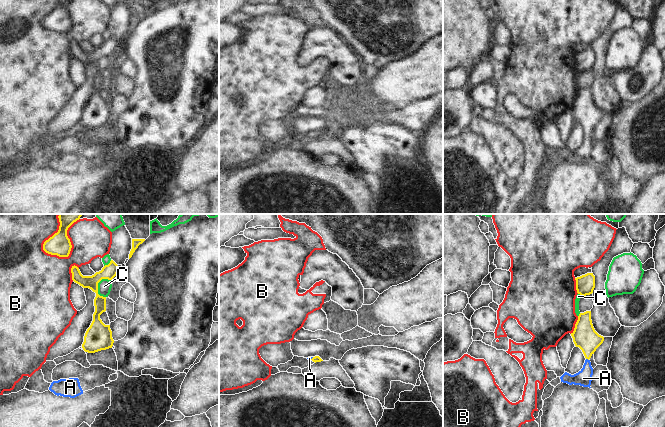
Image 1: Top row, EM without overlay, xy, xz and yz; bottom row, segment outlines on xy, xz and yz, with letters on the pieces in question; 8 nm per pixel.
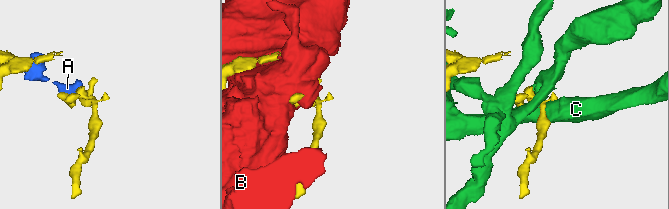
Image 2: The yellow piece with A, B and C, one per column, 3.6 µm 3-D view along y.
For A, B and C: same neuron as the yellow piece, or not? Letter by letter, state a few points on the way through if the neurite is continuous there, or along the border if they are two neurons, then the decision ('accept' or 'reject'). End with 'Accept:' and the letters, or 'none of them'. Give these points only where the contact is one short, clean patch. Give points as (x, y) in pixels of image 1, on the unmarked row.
A: across yz (585, 113), (587, 115), (587, 134), (587, 147), (583, 154) | accept
B: reject
C: reject
Accept: A

